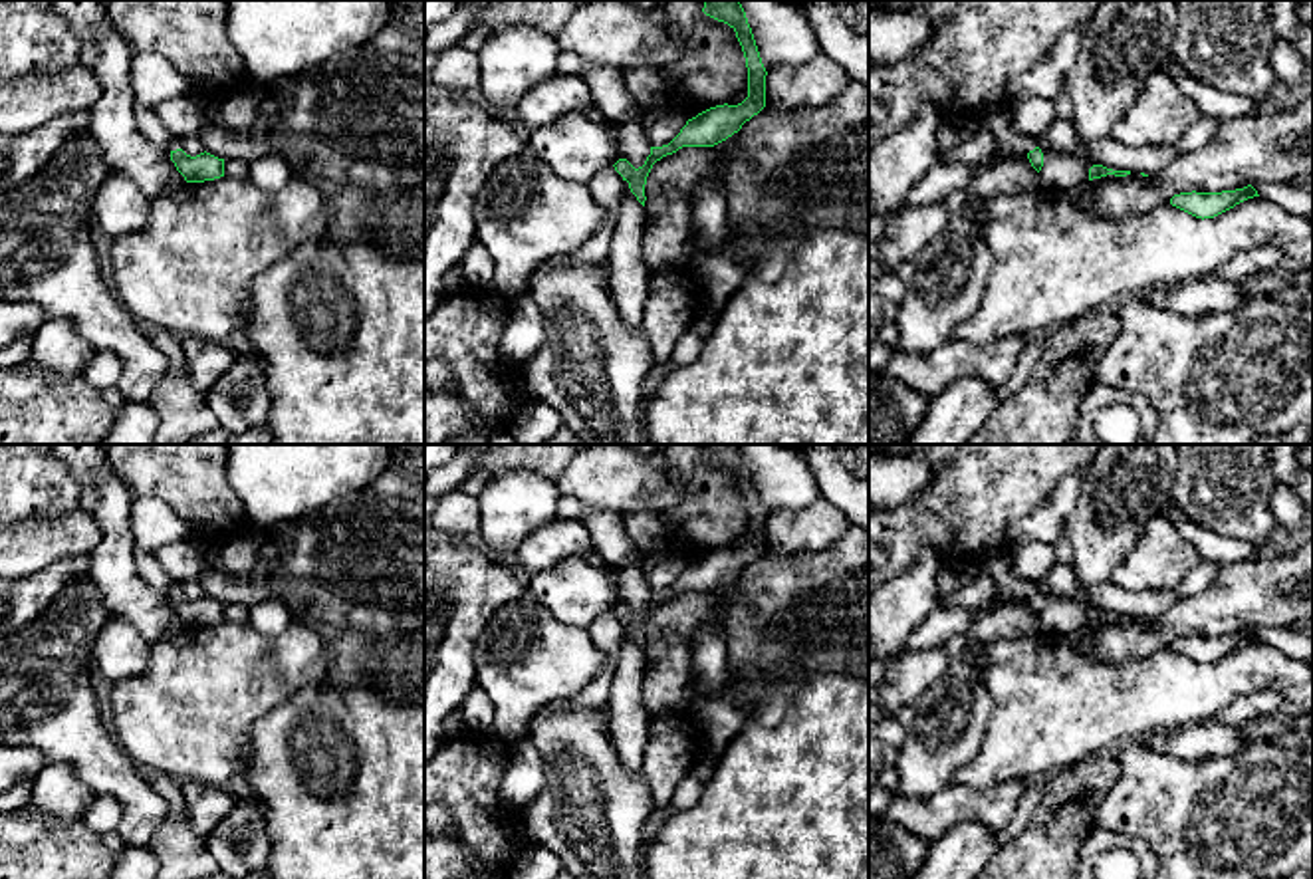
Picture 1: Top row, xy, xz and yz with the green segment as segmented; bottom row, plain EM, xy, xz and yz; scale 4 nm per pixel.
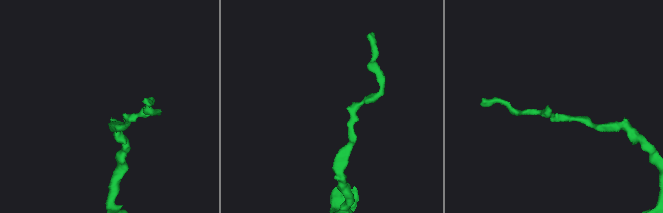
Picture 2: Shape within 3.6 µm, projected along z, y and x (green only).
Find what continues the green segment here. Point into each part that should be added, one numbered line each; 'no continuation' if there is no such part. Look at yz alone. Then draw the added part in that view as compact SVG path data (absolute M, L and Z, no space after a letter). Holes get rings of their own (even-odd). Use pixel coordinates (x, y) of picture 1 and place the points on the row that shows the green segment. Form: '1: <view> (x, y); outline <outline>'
1: yz (994, 118); outline M988 105L978 115L976 121L980 127L986 127L996 143L1000 153L1019 153L1027 155L1035 149L1035 139L1017 135L1008 121L1006 105Z

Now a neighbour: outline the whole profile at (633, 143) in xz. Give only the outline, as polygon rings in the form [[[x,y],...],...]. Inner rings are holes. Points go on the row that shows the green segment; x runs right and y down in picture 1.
[[[633,111],[619,125],[619,151],[635,169],[643,167],[651,155],[651,143],[643,129],[643,111]]]

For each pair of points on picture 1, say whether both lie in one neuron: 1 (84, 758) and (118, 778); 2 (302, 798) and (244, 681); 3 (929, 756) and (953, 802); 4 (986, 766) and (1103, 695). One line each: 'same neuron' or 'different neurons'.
1: same neuron
2: different neurons
3: different neurons
4: same neuron

